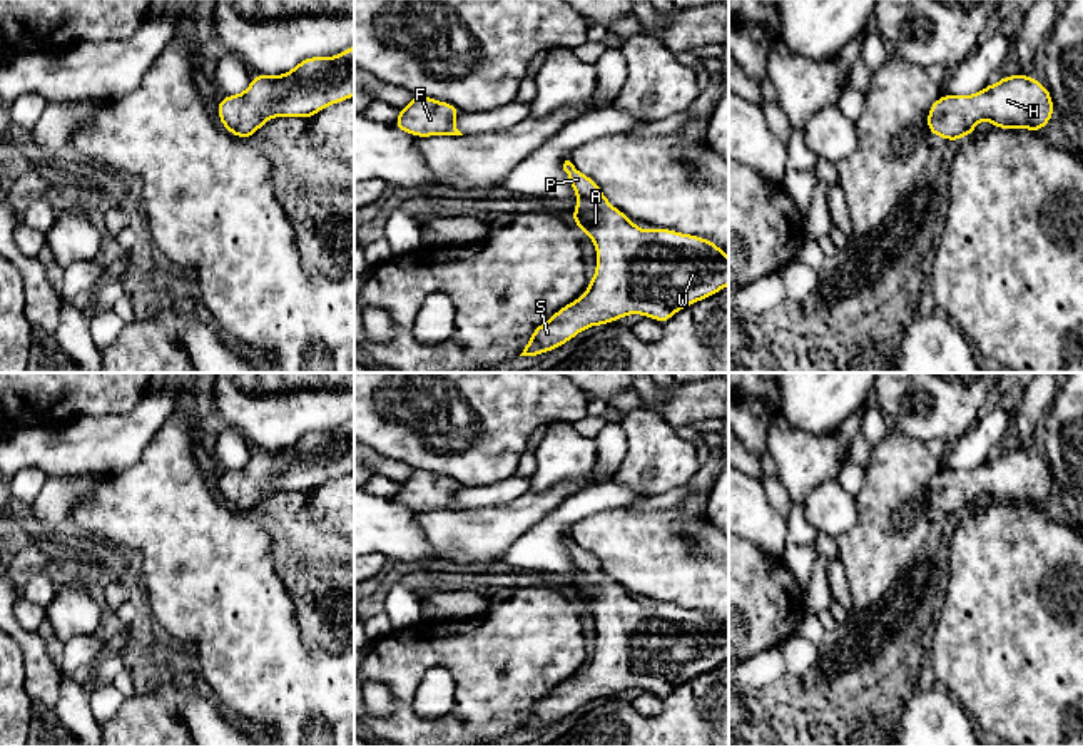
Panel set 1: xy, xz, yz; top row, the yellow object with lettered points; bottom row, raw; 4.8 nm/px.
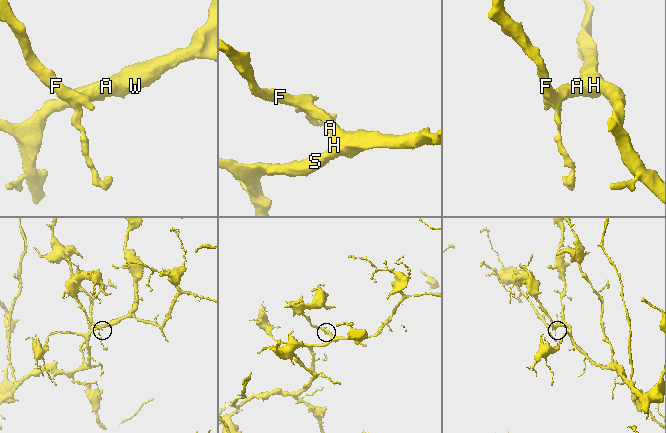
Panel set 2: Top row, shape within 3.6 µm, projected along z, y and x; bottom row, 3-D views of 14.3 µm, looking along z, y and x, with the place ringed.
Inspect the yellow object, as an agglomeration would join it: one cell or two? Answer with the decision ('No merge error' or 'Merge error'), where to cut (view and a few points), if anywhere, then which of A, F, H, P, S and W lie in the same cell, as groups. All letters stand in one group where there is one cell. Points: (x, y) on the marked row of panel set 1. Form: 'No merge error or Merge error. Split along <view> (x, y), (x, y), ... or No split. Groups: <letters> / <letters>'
No merge error. No split. Groups: A F H P S W

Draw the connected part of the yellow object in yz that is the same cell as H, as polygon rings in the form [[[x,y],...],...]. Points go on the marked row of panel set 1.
[[[1016,74],[1003,77],[998,84],[986,85],[974,95],[941,95],[928,112],[929,134],[956,142],[964,135],[973,135],[976,124],[984,119],[998,129],[1030,129],[1040,132],[1053,117],[1055,107],[1050,89],[1035,77]]]

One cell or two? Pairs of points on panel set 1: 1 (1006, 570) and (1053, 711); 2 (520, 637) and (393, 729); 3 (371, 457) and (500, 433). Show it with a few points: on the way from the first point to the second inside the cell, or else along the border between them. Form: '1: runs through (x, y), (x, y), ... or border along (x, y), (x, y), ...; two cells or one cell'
1: runs through (1032, 605), (1042, 634), (1053, 645), (1053, 675); one cell
2: runs through (495, 677), (490, 704), (465, 729), (433, 729); one cell
3: border along (371, 448), (406, 463), (413, 470); two cells

